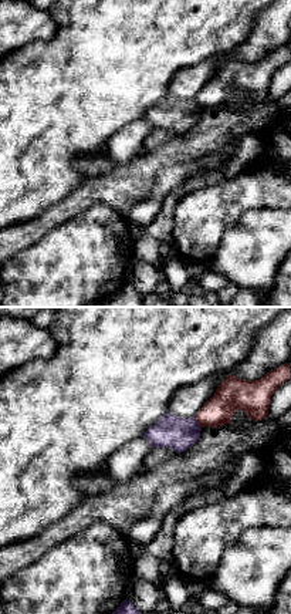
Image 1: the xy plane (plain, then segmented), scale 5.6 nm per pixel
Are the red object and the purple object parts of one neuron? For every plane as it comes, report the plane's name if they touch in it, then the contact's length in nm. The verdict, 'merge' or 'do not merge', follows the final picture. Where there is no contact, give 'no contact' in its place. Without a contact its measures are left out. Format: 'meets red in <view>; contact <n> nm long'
meets red in xy; contact 80 nm long

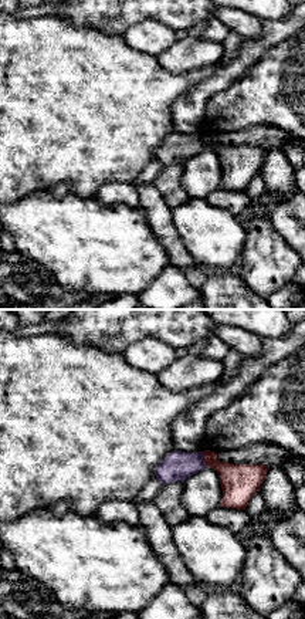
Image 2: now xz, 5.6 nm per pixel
meets red in xz; contact 90 nm long

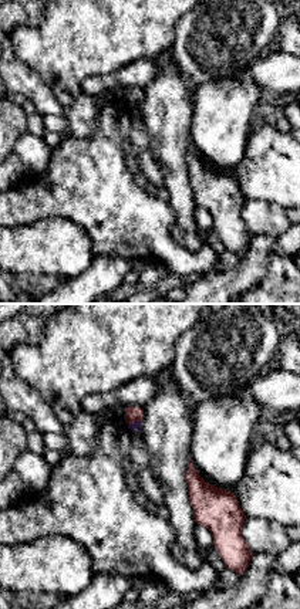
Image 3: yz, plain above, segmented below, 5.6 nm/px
meets red in yz; contact 90 nm long

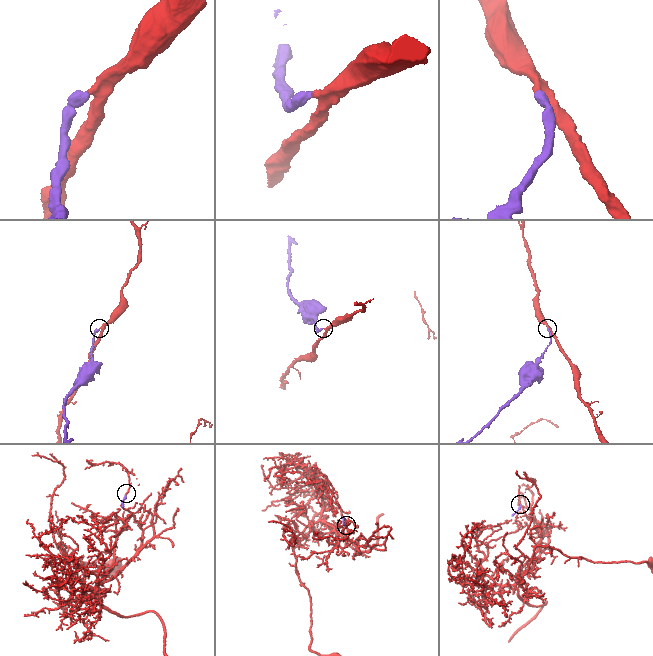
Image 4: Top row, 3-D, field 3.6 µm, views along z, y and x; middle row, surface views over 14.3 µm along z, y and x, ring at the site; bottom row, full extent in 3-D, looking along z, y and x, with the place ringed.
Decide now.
do not merge

